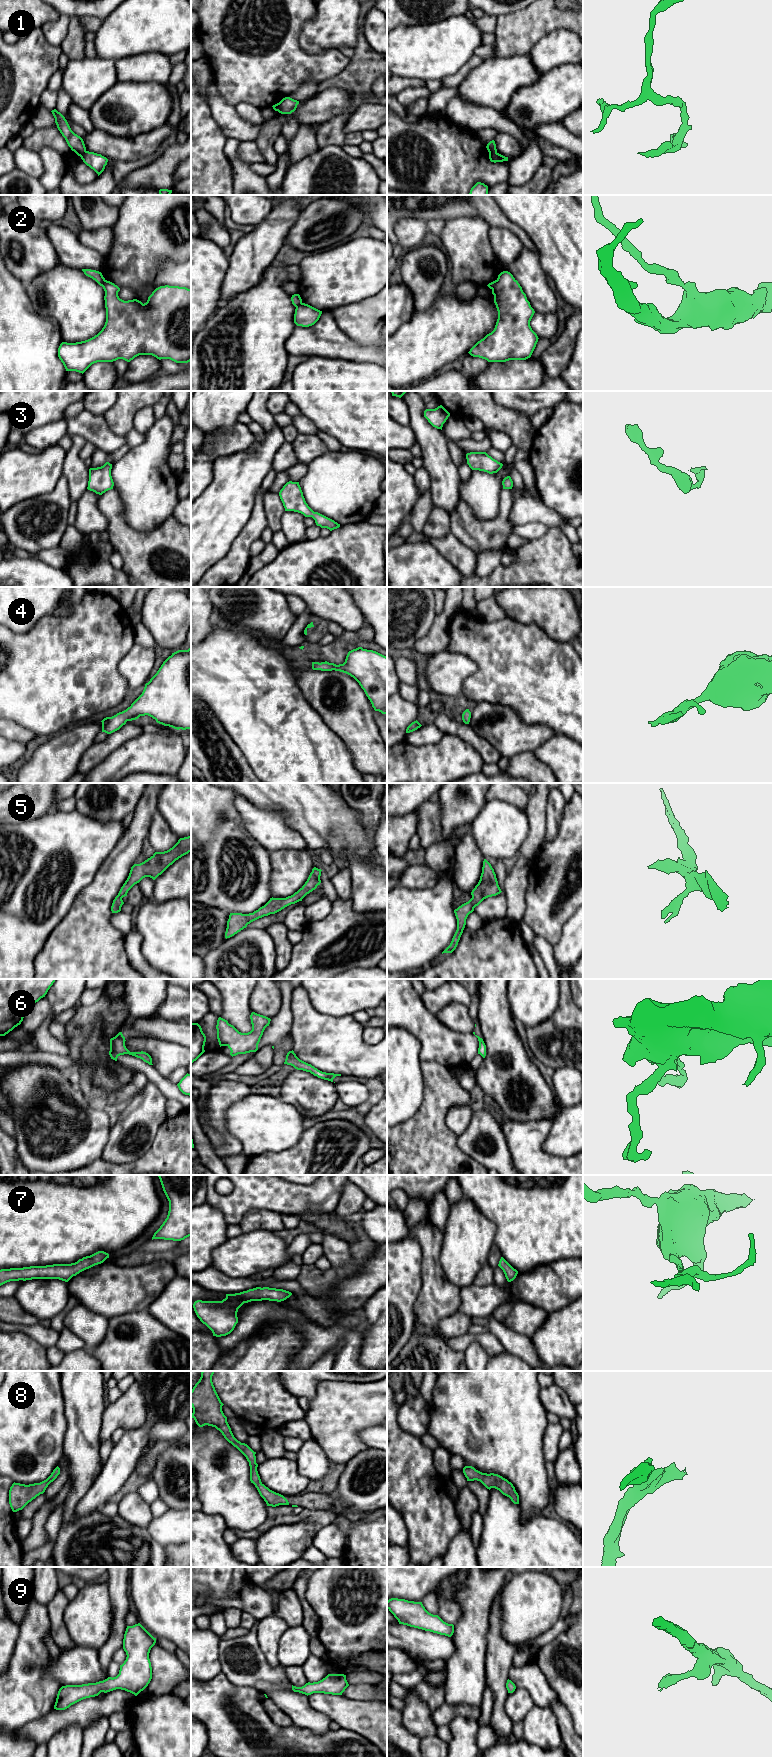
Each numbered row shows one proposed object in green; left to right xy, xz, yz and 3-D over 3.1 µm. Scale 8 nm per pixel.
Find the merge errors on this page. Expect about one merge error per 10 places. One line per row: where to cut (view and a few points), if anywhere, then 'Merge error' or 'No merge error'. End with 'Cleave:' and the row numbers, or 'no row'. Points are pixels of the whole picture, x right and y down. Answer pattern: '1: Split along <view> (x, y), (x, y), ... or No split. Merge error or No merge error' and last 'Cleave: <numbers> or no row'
1: Split along yz (489, 152), (496, 153). Merge error
2: Split along xy (105, 280), (102, 286). Merge error
3: No split. No merge error
4: No split. No merge error
5: No split. No merge error
6: No split. No merge error
7: No split. No merge error
8: No split. No merge error
9: No split. No merge error
Cleave: 1, 2

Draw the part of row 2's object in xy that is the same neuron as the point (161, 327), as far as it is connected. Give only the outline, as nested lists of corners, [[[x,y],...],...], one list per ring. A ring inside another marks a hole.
[[[105,280],[106,322],[102,330],[94,337],[76,343],[62,342],[58,348],[58,357],[66,371],[84,373],[92,364],[97,362],[113,362],[123,359],[130,362],[139,355],[152,355],[157,359],[170,359],[176,363],[191,361],[191,289],[179,286],[160,286],[148,297],[146,303],[137,299],[124,301],[119,298],[120,288]]]

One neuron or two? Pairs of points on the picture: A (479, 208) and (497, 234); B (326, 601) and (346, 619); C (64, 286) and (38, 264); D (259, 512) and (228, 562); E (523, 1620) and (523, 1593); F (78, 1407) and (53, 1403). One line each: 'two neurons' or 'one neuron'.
A: two neurons
B: one neuron
C: two neurons
D: one neuron
E: one neuron
F: two neurons

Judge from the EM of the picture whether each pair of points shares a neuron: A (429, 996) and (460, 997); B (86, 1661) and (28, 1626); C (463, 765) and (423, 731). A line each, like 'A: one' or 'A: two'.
A: one
B: two
C: two

